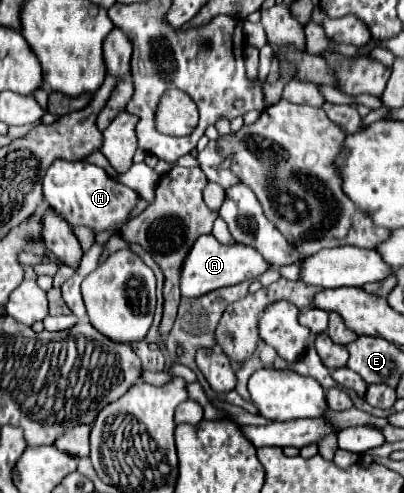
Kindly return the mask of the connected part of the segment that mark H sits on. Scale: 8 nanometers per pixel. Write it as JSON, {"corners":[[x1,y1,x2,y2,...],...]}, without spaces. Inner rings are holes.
{"corners":[[54,159,42,179,44,201,50,209,60,215,70,227,92,227,94,233,112,231,120,233,122,225,130,221,132,211,138,203,138,193,130,187,114,181,102,167,88,161,66,161]]}

